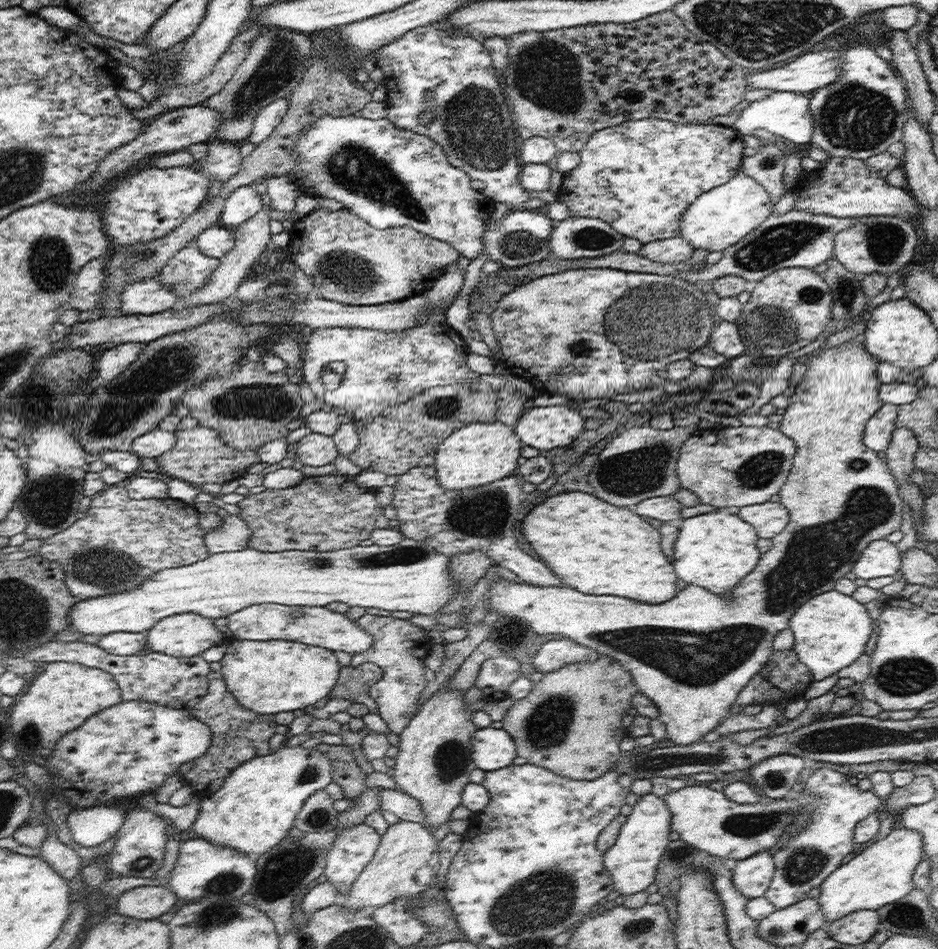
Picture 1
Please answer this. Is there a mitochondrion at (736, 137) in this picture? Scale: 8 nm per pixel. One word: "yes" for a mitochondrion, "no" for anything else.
no

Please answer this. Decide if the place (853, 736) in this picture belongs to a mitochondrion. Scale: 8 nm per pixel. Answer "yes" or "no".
yes

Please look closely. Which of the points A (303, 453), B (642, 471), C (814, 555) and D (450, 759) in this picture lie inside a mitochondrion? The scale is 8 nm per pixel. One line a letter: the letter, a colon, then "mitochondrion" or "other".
A: other
B: mitochondrion
C: mitochondrion
D: mitochondrion

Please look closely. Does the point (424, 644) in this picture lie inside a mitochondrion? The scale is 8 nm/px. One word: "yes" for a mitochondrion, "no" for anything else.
no

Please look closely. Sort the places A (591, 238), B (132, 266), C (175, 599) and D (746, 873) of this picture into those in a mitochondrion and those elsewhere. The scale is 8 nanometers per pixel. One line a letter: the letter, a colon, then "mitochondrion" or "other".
A: mitochondrion
B: mitochondrion
C: other
D: other

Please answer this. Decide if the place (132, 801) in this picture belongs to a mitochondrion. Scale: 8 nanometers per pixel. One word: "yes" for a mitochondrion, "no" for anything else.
no

